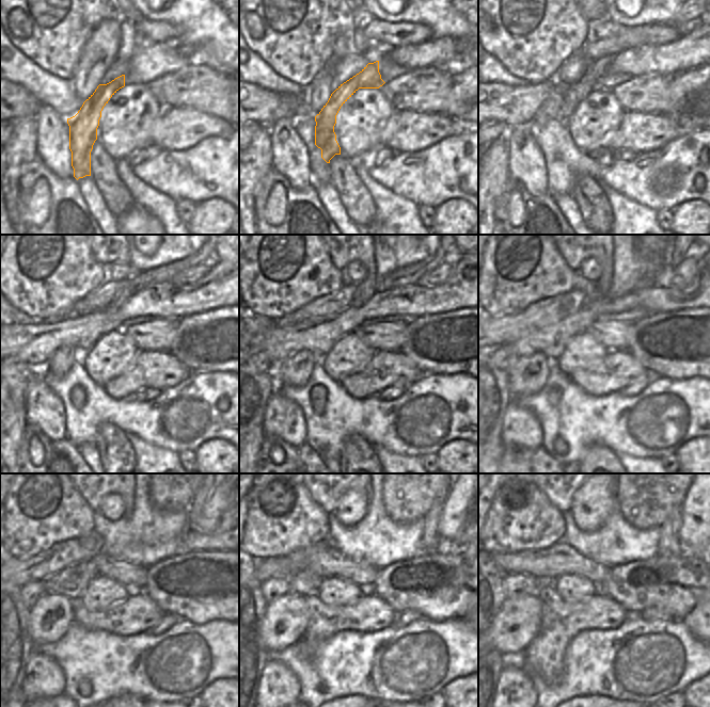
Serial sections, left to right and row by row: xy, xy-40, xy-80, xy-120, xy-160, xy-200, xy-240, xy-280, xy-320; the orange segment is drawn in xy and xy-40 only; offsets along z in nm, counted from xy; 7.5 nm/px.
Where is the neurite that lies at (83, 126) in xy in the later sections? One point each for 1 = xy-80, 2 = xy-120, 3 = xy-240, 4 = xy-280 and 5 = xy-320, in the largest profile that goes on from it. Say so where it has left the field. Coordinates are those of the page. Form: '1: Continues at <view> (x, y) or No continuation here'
1: Continues at xy-80 (577, 92)
2: Continues at xy-120 (126, 294)
3: Continues at xy-240 (93, 495)
4: Continues at xy-280 (327, 495)
5: Continues at xy-320 (561, 495)

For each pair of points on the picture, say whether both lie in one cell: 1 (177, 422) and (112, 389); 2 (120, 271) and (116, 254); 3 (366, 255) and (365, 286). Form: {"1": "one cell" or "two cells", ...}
{"1": "two cells", "2": "two cells", "3": "one cell"}

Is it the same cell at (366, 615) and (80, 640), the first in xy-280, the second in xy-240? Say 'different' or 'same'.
different

